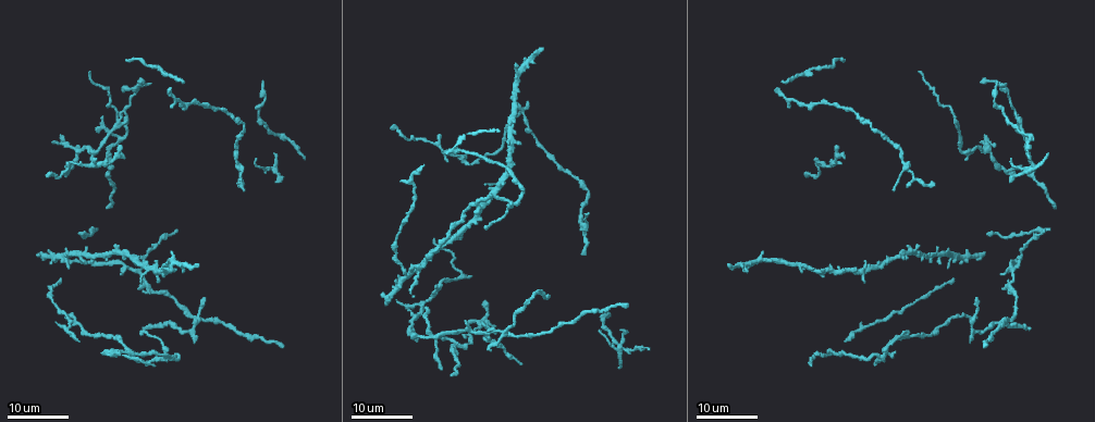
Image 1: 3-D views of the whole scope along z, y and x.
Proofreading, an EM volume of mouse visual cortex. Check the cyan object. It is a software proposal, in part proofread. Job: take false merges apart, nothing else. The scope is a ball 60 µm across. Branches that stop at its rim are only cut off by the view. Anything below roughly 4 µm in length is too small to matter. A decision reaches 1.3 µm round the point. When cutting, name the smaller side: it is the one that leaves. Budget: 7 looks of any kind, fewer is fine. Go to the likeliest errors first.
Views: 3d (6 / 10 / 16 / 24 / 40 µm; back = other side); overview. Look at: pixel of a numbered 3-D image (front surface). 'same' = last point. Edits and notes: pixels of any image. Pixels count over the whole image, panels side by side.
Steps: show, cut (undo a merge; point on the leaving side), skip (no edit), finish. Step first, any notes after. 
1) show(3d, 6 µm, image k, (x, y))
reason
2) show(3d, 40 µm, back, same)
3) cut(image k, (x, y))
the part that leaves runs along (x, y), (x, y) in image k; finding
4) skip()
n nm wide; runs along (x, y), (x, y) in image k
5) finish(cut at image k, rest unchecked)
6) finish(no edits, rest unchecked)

show(3d, 16 µm, image 1, (101, 163))
three arms meet

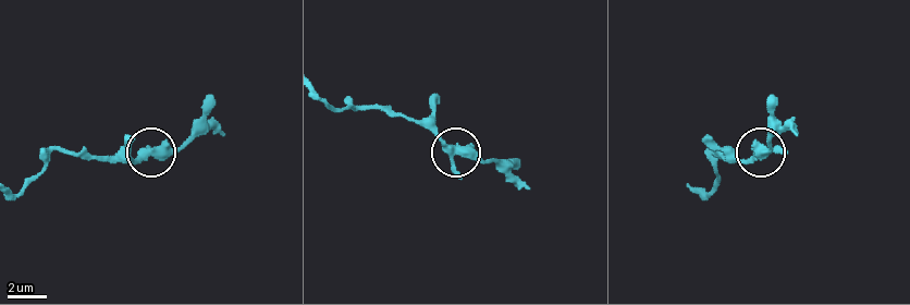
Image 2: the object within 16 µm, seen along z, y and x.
show(3d, 6 µm, image 2, (146, 154))
closer look

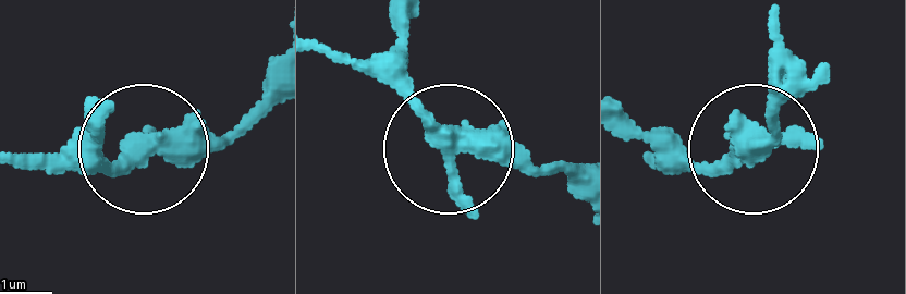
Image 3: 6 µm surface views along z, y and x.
skip()
side arm 5 µm; continuous, no second neuron

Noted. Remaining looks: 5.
show(3d, 24 µm, image 1, (950, 257))
four-way junction

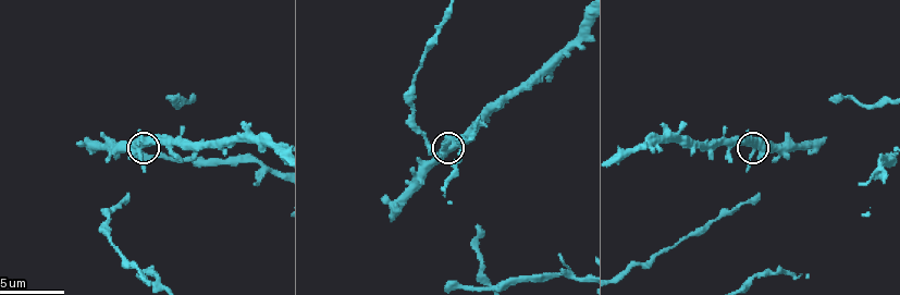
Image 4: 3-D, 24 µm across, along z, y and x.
show(3d, 6 µm, image 4, (756, 149))
zoom in

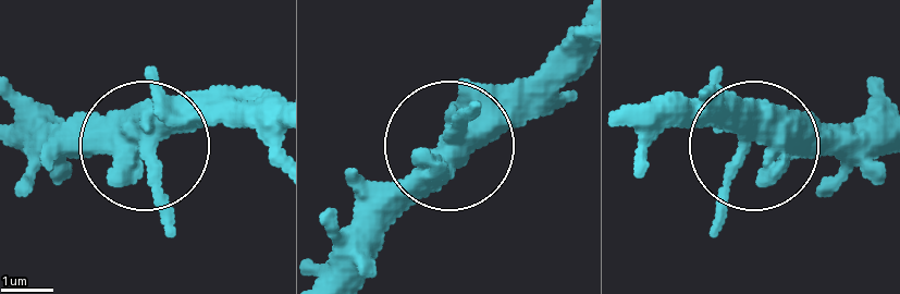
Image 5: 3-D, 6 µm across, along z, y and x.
skip()
420 nm wide; all the same neuron

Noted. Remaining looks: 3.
show(3d, 16 µm, image 1, (239, 167))
a fork

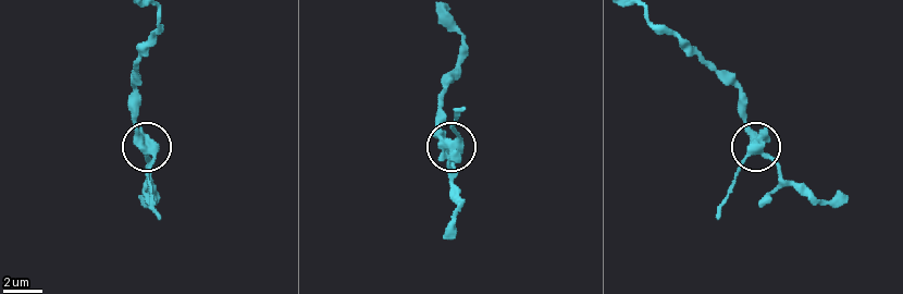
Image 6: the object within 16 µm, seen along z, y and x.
show(3d, 10 µm, image 6, (759, 148))

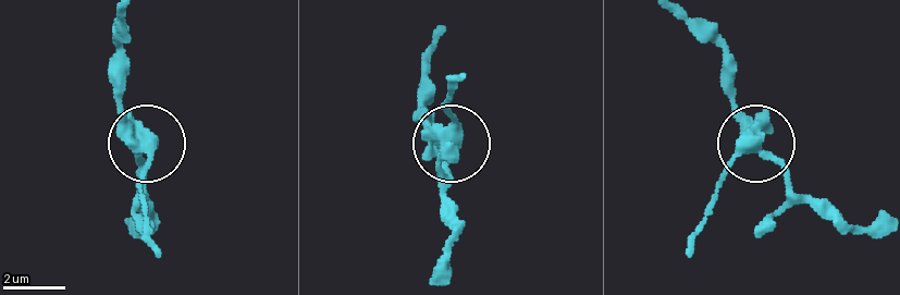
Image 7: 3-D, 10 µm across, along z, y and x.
skip()
430 nm wide; all the same neuron

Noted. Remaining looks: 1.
finish(no edits, rest unchecked)

